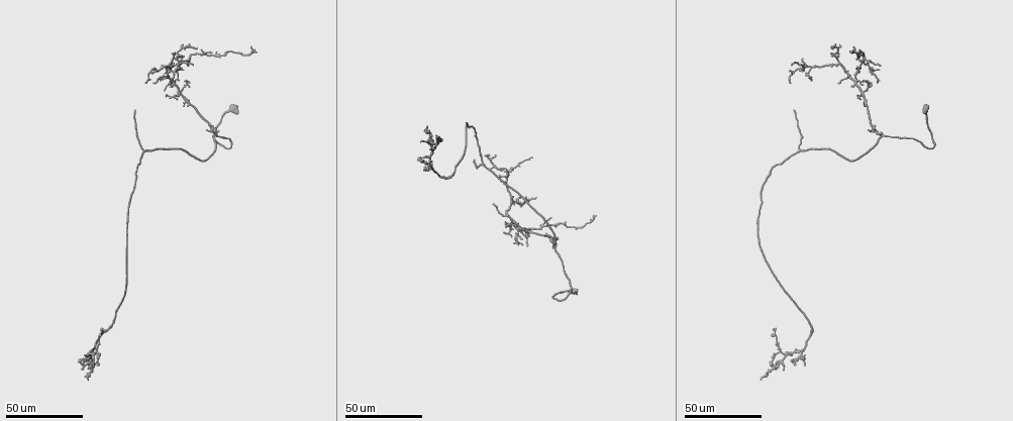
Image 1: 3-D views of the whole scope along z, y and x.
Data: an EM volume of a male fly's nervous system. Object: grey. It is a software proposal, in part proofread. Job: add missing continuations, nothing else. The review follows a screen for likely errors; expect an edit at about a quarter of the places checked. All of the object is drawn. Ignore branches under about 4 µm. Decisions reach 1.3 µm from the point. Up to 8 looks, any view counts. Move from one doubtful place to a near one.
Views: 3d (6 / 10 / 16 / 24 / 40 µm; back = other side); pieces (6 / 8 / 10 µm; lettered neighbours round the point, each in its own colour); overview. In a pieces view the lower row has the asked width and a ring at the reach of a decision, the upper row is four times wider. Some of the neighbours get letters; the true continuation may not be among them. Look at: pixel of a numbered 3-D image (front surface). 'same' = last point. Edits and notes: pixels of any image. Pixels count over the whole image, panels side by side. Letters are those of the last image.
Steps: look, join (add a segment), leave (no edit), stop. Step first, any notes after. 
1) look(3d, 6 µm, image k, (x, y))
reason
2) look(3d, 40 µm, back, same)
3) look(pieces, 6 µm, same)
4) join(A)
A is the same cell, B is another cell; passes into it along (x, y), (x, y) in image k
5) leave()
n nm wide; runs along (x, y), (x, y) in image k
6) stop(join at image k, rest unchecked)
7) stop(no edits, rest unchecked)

look(3d, 24 µm, image 1, (801, 58))
an open end

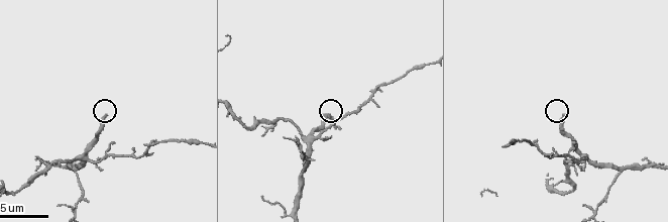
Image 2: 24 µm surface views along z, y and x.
look(pieces, 10 µm, image 2, (564, 113))
see the neighbours

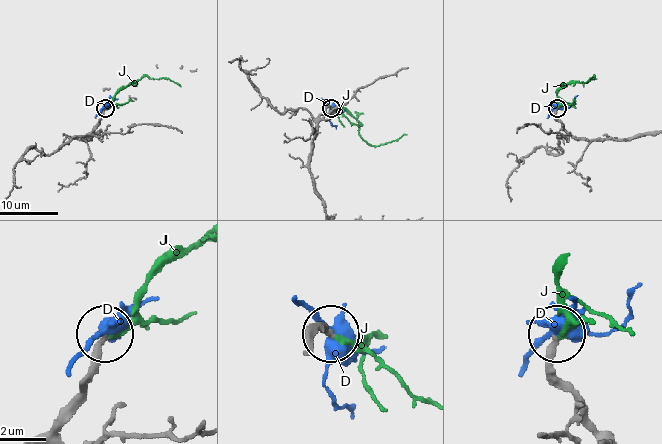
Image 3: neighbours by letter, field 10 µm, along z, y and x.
join(J)
J is the same cell, D is another cell; passes into it along (72, 399), (95, 348), (127, 320), (145, 285), (197, 244) in image 3; it goes on there

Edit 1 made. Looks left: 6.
look(overview)

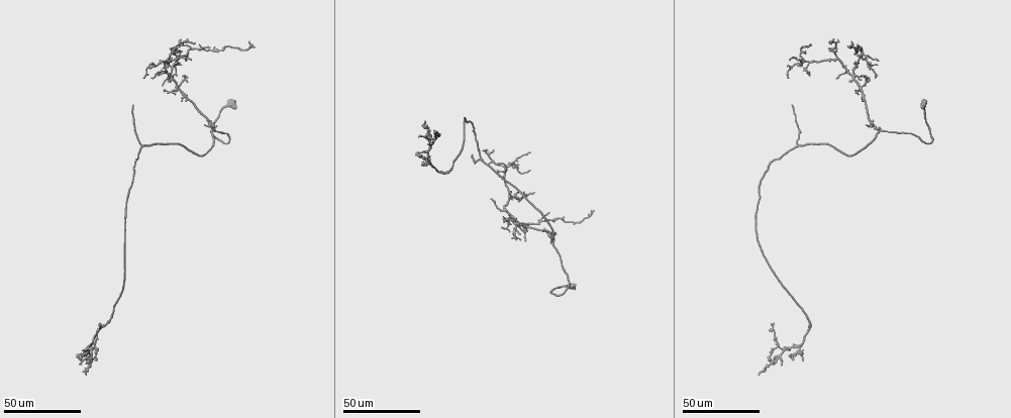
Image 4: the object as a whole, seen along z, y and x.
look(3d, 24 µm, image 4, (531, 153))
thin end

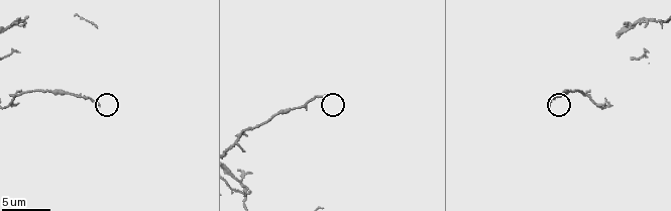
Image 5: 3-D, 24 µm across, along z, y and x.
look(pieces, 6 µm, image 5, (325, 97))

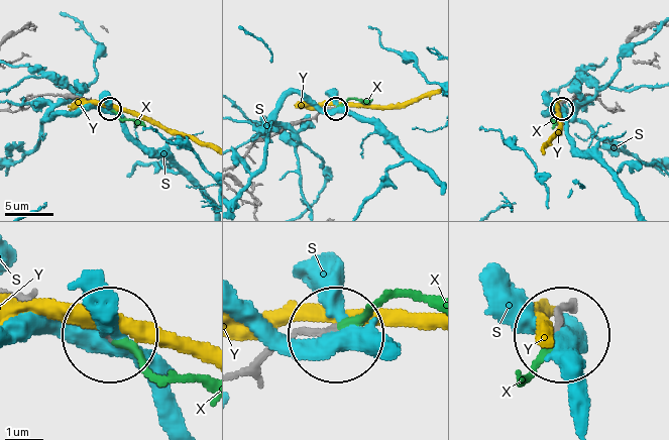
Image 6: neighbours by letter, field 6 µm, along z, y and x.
join(X)
X is the same cell, S and Y are other cells; passes into it along (571, 307), (524, 374) in image 6; the neuron continues

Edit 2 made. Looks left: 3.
look(3d, 24 µm, image 4, (793, 106))
tapers out

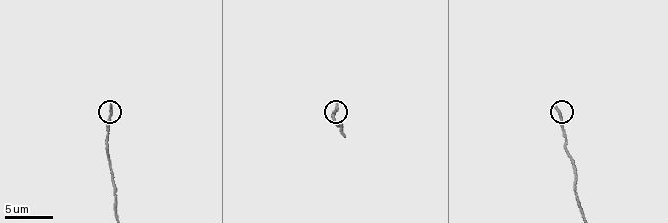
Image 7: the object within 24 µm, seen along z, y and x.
look(pieces, 10 µm, image 7, (556, 107))
see the neighbours

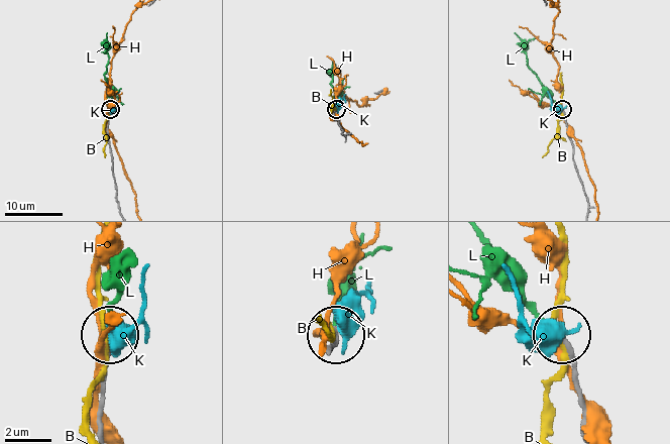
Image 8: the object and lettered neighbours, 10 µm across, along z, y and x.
join(L)
180 nm wide; L is the same cell, B, H and K are other cells; the neuron continues

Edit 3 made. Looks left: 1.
stop(join at image 3, join at image 6, join at image 8, rest unchecked)

